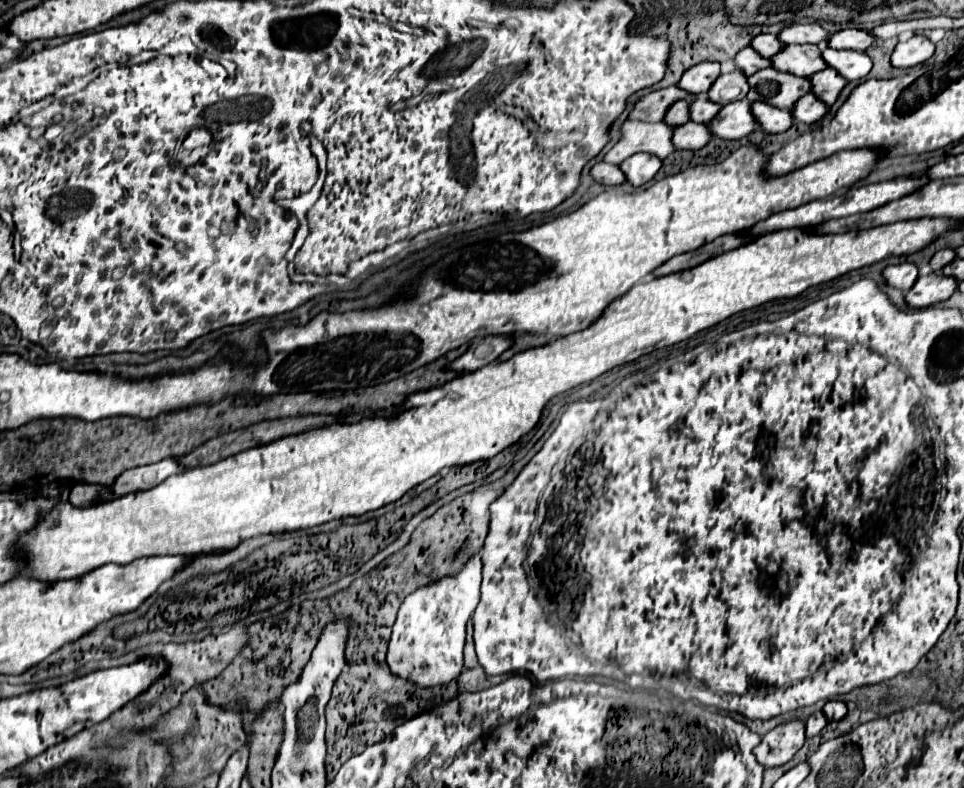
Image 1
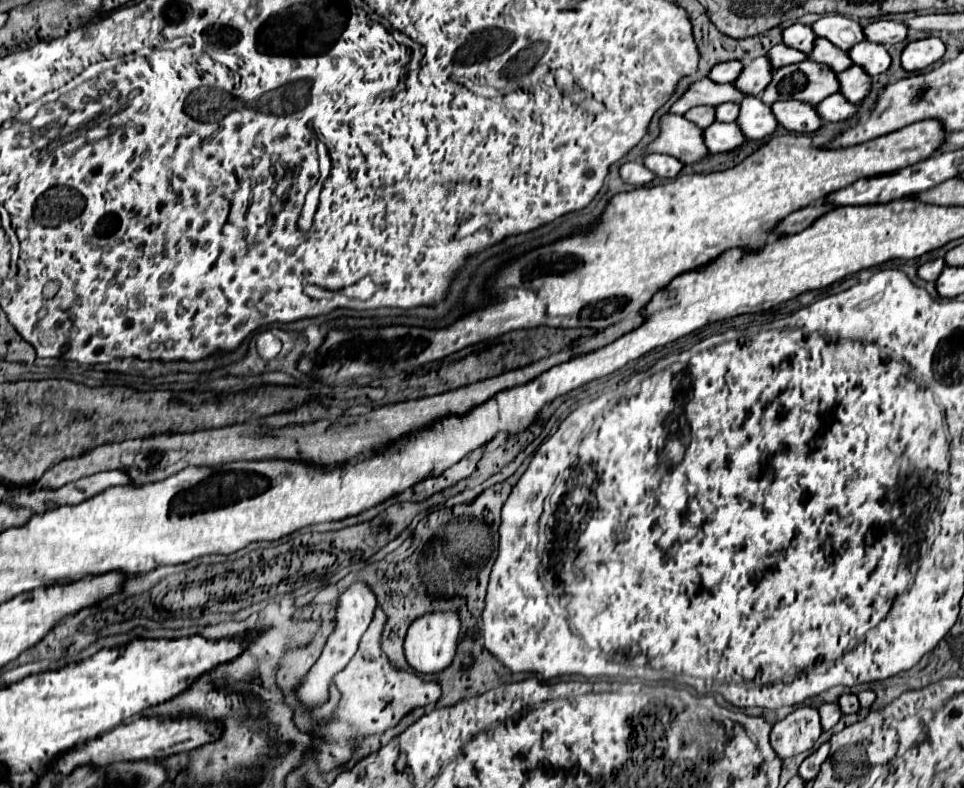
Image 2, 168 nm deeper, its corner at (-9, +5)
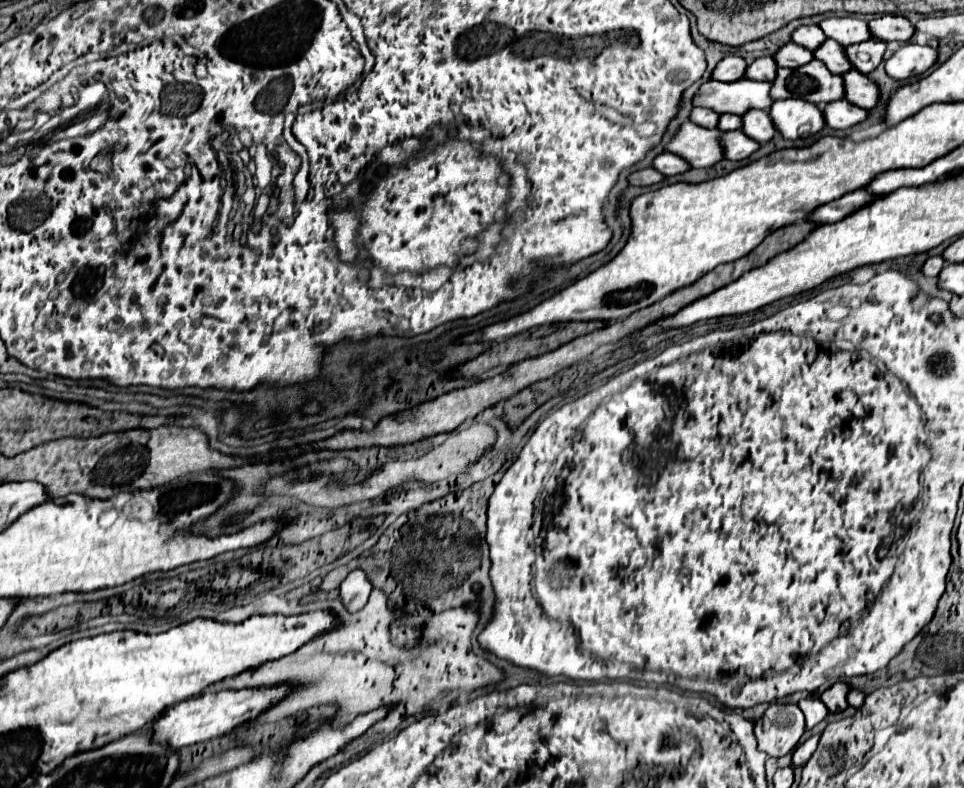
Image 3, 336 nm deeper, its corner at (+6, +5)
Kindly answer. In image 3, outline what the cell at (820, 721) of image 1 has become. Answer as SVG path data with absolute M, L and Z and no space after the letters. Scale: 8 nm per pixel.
M818 697L802 699L802 701L798 703L798 707L800 707L802 713L806 715L806 729L812 729L814 725L818 725L818 723L828 715L826 705L824 705Z

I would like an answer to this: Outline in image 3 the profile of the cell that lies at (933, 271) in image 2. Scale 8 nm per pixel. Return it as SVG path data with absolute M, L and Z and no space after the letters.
M930 257L930 259L924 263L922 271L924 271L926 277L938 277L940 271L942 271L942 267L944 267L944 259L942 259L942 257Z

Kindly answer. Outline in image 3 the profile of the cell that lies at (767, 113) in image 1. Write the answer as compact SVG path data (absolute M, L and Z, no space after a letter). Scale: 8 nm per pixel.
M802 99L776 101L770 109L770 117L776 123L776 129L786 139L792 139L792 141L798 139L798 129L806 123L812 125L812 133L818 133L826 125L822 109Z

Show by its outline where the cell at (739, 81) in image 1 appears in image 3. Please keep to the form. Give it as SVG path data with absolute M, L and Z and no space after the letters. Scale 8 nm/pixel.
M764 57L764 59L756 59L754 63L748 65L746 77L748 79L756 79L756 81L774 81L776 79L776 61L772 57Z

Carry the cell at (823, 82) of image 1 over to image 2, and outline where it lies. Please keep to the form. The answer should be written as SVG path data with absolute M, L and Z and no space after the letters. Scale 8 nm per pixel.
M851 65L843 73L837 73L837 81L841 85L841 93L849 103L859 103L869 93L871 87L869 75L857 65Z

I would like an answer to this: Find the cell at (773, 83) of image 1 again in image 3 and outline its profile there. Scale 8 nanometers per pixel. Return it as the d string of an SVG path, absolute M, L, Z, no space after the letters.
M818 59L798 69L778 69L778 75L772 83L772 99L798 99L798 97L818 107L824 107L830 101L838 101L844 97L844 79L840 75L832 75L828 67Z

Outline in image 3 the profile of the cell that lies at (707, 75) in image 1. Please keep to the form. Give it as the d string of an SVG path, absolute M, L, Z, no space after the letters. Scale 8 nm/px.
M728 55L726 59L722 59L722 61L718 63L718 67L716 67L714 73L712 73L712 79L716 79L716 81L726 81L726 83L738 81L738 79L744 77L746 67L748 67L748 63L746 63L742 57L738 57L738 55Z

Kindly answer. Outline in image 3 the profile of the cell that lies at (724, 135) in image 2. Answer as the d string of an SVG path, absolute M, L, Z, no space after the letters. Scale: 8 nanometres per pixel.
M728 131L724 133L724 149L728 159L742 161L742 159L748 159L752 153L756 153L760 149L760 143L756 143L742 131Z

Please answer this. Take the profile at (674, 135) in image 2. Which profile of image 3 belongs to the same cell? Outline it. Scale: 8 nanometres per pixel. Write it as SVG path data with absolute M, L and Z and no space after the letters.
M690 121L680 127L676 137L666 145L666 151L688 159L692 167L712 167L726 159L722 147L722 131L704 129Z

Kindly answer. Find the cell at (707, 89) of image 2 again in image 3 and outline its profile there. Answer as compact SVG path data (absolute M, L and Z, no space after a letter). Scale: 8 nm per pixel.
M740 79L732 83L708 81L700 87L698 95L694 97L694 105L712 109L720 115L722 113L744 115L750 109L768 111L774 103L770 97L770 87L772 83L752 79Z

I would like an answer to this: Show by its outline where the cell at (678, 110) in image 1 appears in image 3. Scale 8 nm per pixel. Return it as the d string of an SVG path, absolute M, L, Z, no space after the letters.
M696 107L690 115L690 121L700 125L700 127L706 127L706 129L716 129L718 127L718 119L720 115L714 113L712 109L702 109L702 107Z

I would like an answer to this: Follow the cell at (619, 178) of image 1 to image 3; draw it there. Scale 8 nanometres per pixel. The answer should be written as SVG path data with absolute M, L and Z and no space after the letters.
M648 167L648 169L642 169L642 171L636 171L630 175L630 185L640 185L640 187L650 187L650 185L656 185L664 179L664 175L660 171L656 171L654 167Z

